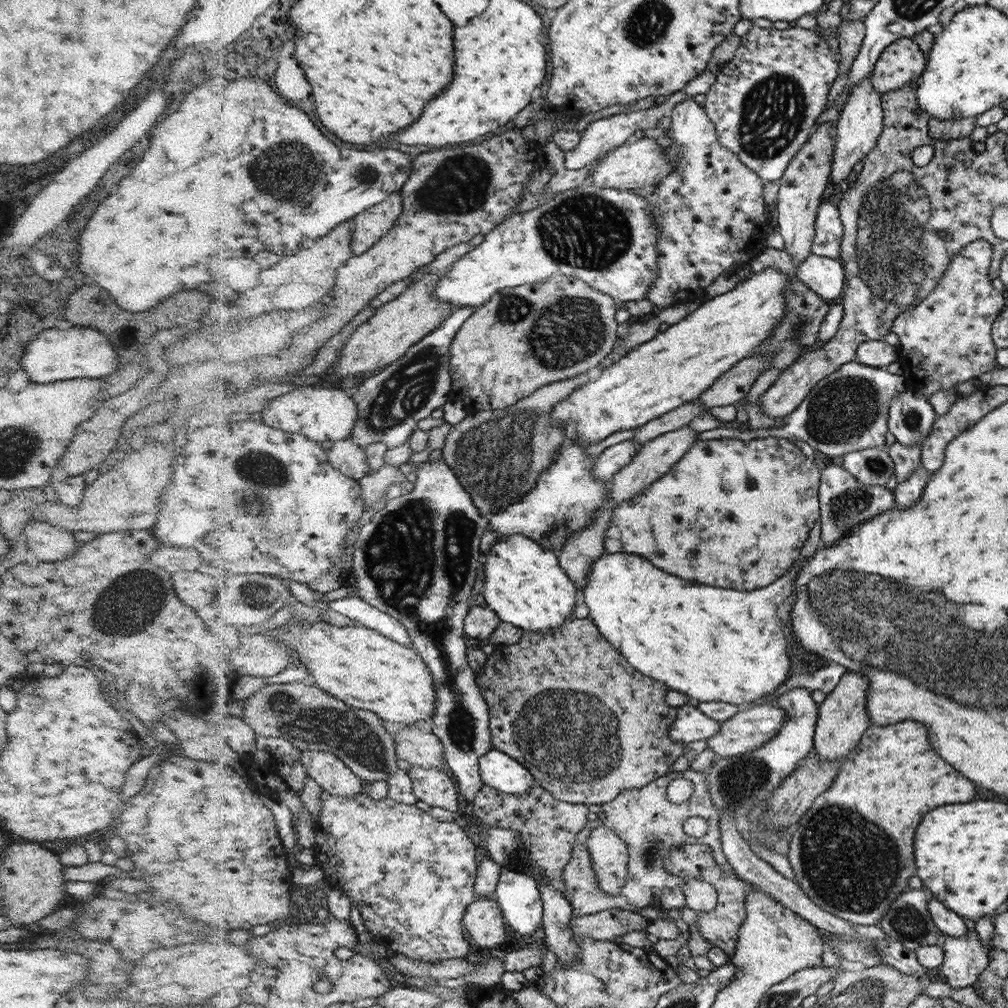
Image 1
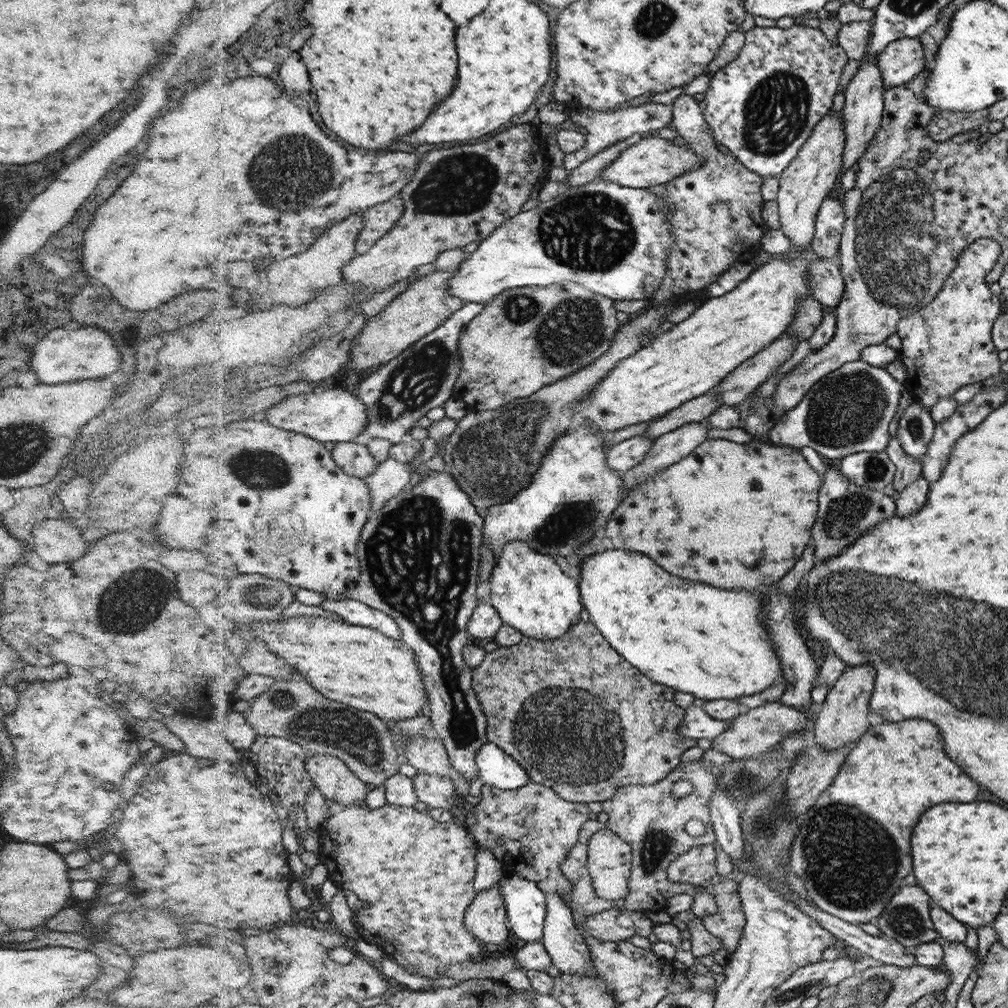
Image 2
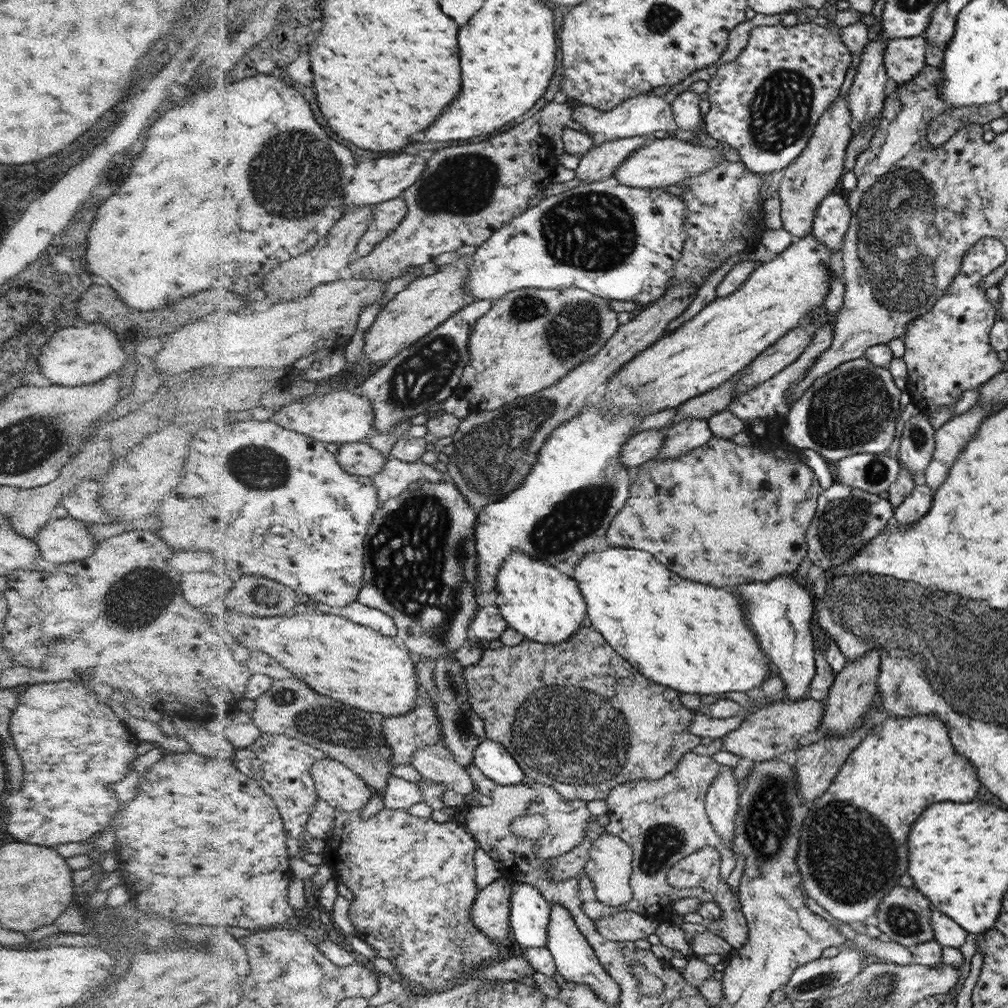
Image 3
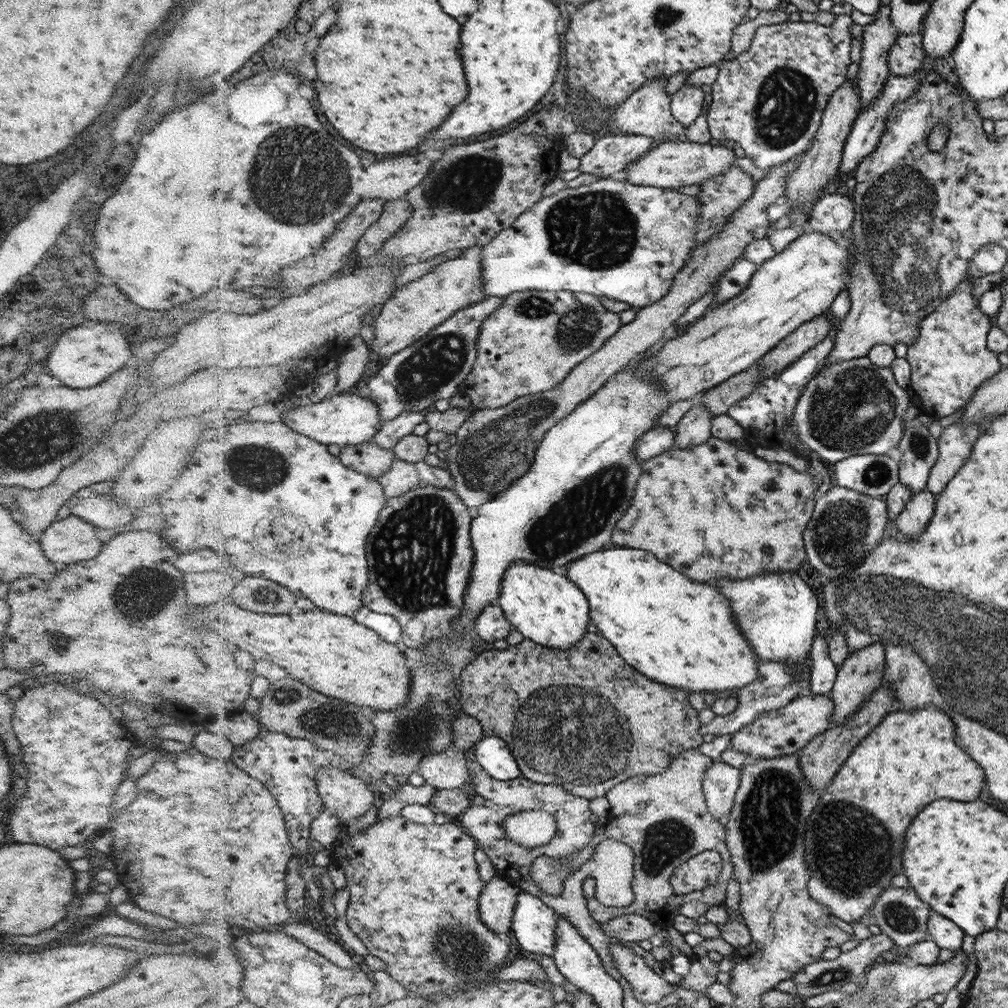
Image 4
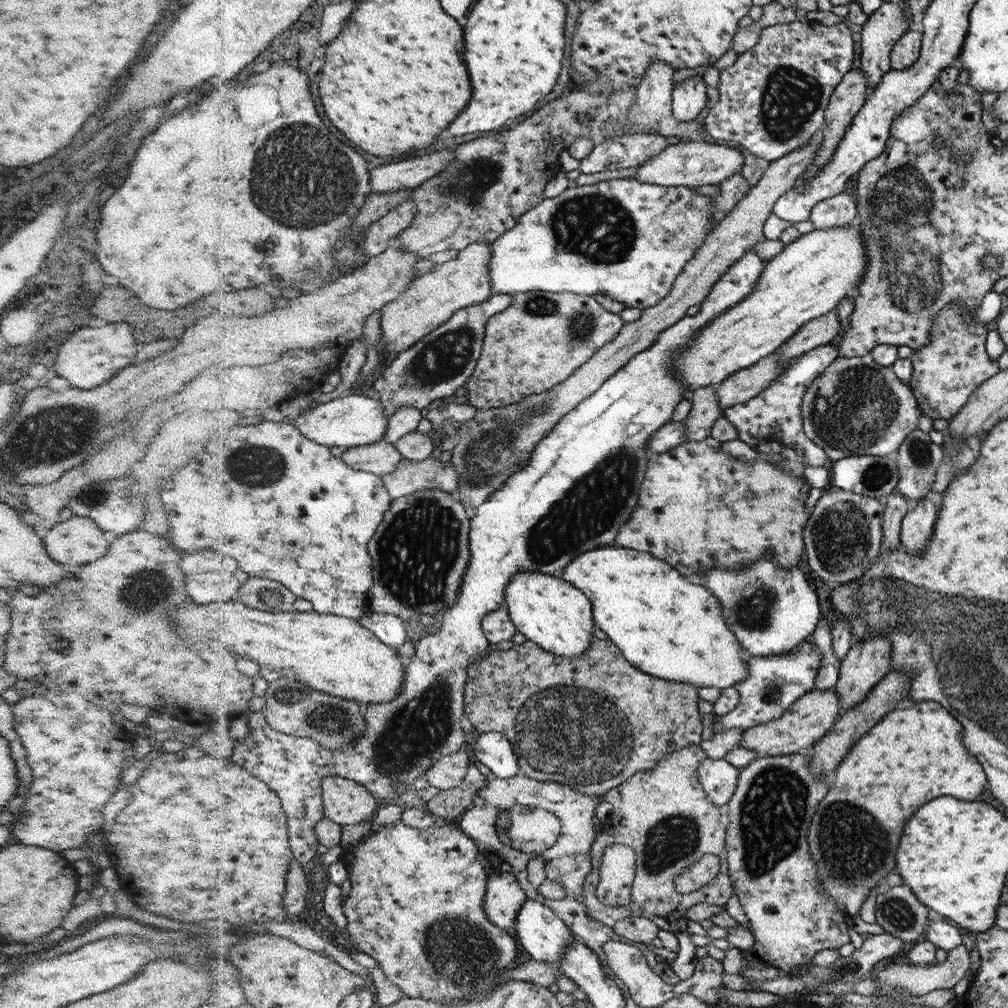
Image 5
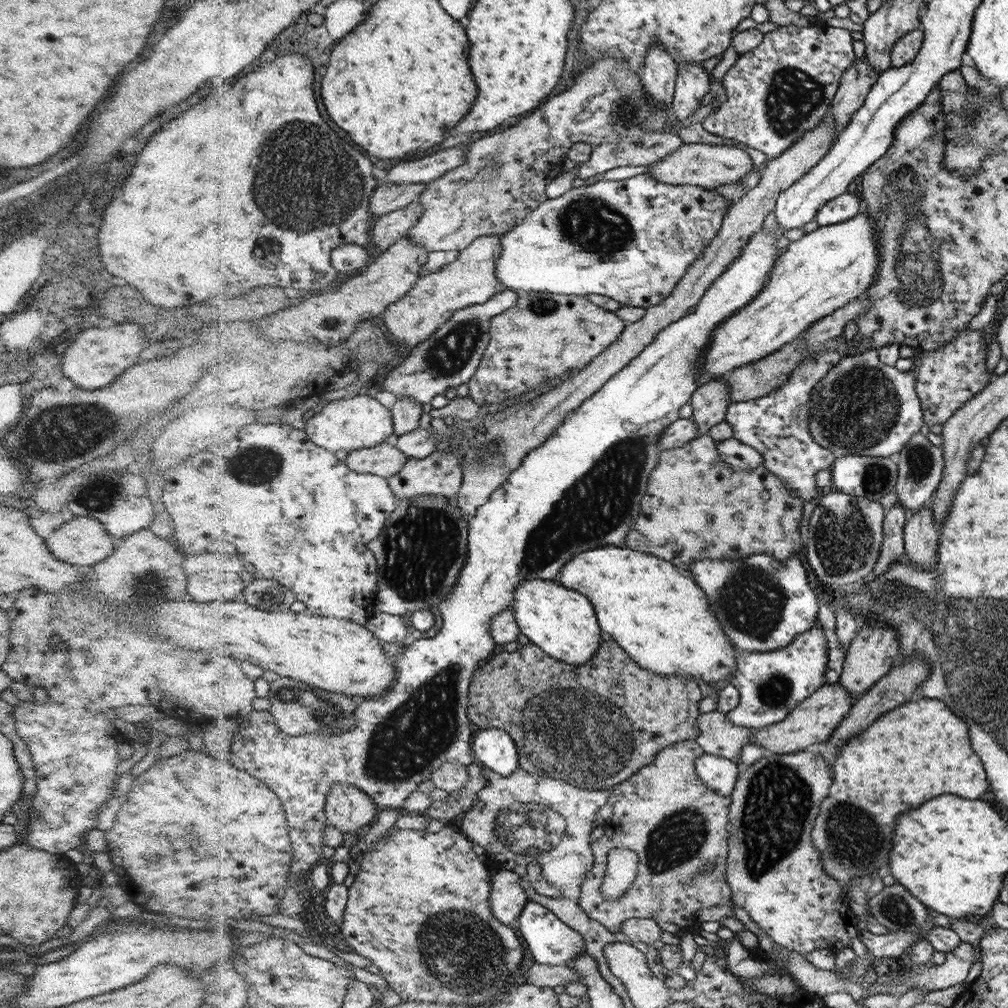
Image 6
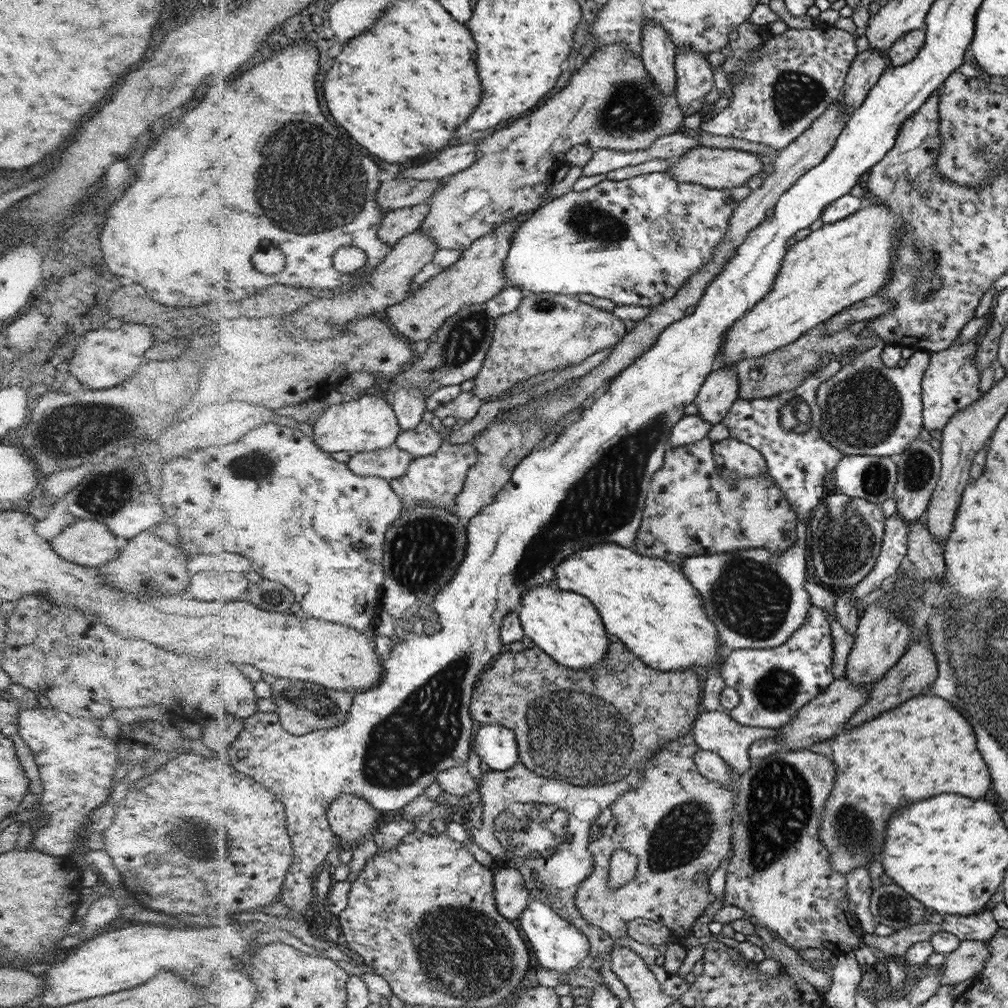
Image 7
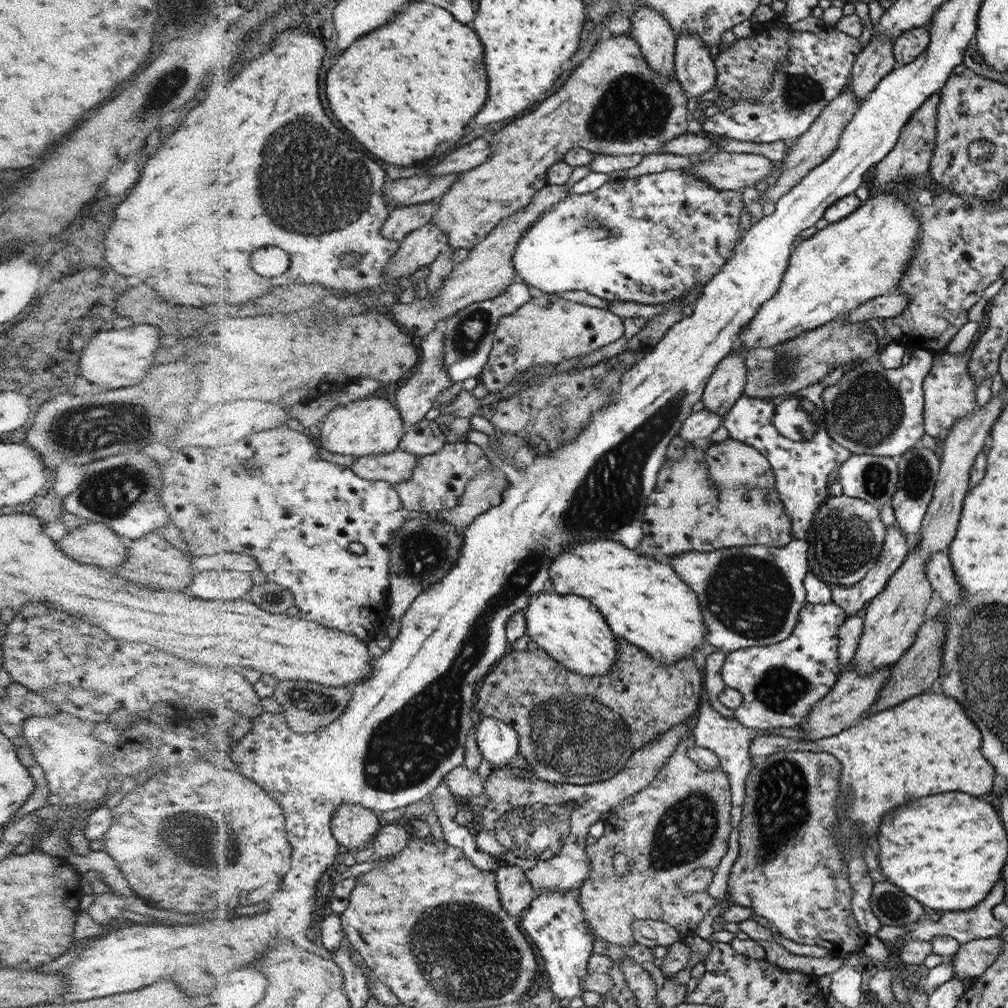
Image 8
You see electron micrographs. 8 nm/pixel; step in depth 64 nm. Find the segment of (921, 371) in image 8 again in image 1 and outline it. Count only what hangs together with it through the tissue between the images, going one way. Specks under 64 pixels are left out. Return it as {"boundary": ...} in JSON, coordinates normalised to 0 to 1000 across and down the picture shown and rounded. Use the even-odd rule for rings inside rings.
{"boundary":[[[845,358],[830,369],[821,372],[805,385],[804,391],[790,408],[784,409],[782,416],[766,426],[753,425],[743,427],[741,424],[714,424],[691,431],[692,438],[713,437],[750,437],[750,435],[778,435],[786,438],[794,436],[802,439],[808,447],[815,450],[822,457],[831,456],[848,446],[859,444],[878,444],[881,429],[881,408],[885,403],[887,392],[900,387],[898,373],[883,371],[878,365],[864,364]]]}

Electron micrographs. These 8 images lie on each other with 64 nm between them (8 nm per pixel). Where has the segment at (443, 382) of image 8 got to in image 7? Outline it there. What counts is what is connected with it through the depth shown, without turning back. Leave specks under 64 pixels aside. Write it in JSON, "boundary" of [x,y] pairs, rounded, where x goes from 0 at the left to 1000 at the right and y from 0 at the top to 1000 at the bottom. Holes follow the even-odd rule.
{"boundary":[[[399,385],[392,389],[392,397],[389,401],[397,415],[400,429],[413,427],[421,419],[425,394],[421,391],[421,385]]]}

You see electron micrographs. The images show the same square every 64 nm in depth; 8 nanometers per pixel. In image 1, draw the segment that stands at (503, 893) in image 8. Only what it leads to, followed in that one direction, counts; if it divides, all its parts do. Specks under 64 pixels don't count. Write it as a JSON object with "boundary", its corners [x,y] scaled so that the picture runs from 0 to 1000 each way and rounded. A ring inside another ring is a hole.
{"boundary":[[[490,888],[476,889],[476,893],[464,900],[460,919],[468,937],[487,941],[501,934],[499,905],[494,903],[494,895]]]}

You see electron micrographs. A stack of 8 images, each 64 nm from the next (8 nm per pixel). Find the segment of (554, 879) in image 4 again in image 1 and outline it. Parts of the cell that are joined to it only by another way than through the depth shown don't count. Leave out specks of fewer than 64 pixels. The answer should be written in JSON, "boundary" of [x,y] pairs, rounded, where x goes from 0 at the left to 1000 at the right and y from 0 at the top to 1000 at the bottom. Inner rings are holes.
{"boundary":[[[683,762],[680,765],[665,766],[662,767],[662,769],[647,775],[645,778],[641,778],[638,782],[619,785],[611,793],[596,799],[597,806],[601,808],[601,812],[599,812],[597,815],[591,815],[591,819],[597,817],[599,820],[606,821],[622,838],[624,844],[622,852],[623,869],[621,876],[617,878],[617,882],[615,882],[613,888],[603,888],[603,886],[597,884],[595,878],[593,878],[593,872],[591,872],[591,868],[589,868],[589,862],[587,862],[587,851],[585,850],[582,841],[583,831],[577,829],[577,827],[573,827],[569,842],[566,846],[566,853],[563,854],[563,857],[559,859],[559,875],[557,878],[559,888],[567,898],[567,903],[570,909],[592,907],[599,903],[603,903],[604,901],[616,901],[622,904],[631,904],[633,901],[639,899],[654,899],[654,897],[656,897],[655,888],[657,888],[655,883],[667,882],[669,880],[677,881],[677,878],[679,878],[679,873],[672,868],[664,867],[661,860],[662,850],[664,849],[664,845],[666,845],[666,841],[674,841],[674,839],[678,839],[678,837],[695,836],[702,838],[702,840],[704,840],[708,845],[708,854],[710,854],[710,857],[714,858],[714,860],[716,860],[720,865],[727,865],[726,859],[724,859],[724,855],[720,852],[717,845],[713,820],[715,812],[713,811],[713,806],[708,802],[705,793],[703,792],[704,787],[702,787],[701,784],[699,768],[699,765],[692,764],[692,766],[690,766],[690,764],[687,764],[687,762]],[[675,772],[688,776],[689,784],[687,790],[685,790],[683,794],[680,794],[680,796],[677,796],[676,798],[668,798],[663,794],[661,784],[665,775]],[[687,811],[697,812],[703,818],[700,827],[695,831],[687,830],[679,824],[679,815]]]}

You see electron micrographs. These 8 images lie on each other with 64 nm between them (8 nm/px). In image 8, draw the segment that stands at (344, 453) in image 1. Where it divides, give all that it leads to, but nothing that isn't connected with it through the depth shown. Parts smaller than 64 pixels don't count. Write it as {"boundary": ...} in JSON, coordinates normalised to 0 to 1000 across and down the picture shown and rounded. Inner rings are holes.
{"boundary":[[[399,444],[391,448],[352,454],[350,465],[365,476],[384,476],[390,481],[409,475],[417,452]]]}

